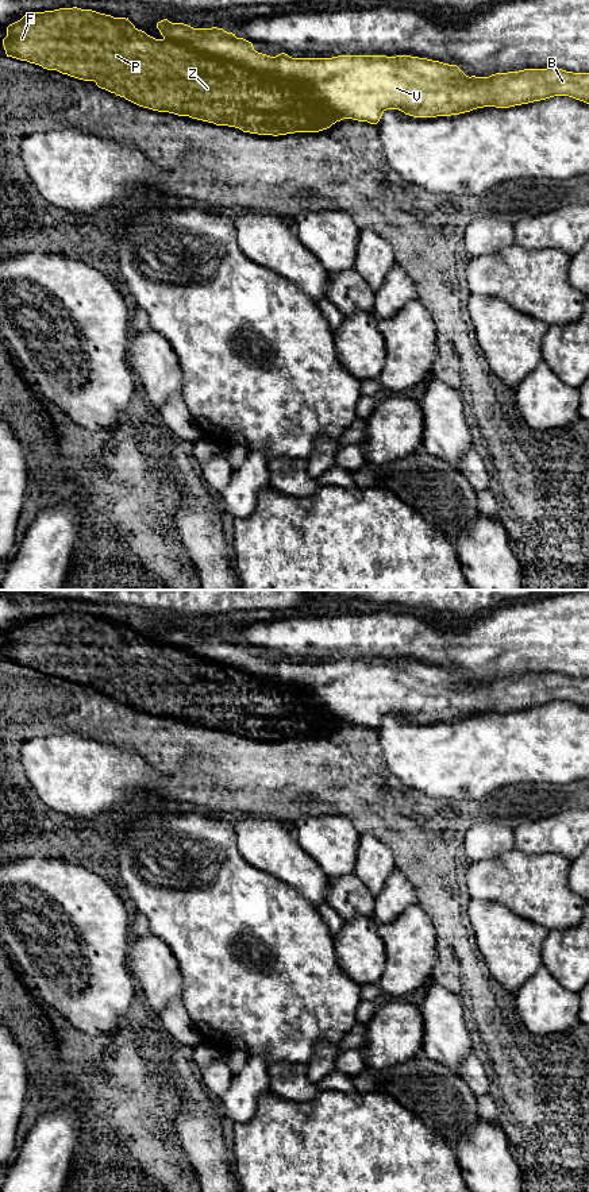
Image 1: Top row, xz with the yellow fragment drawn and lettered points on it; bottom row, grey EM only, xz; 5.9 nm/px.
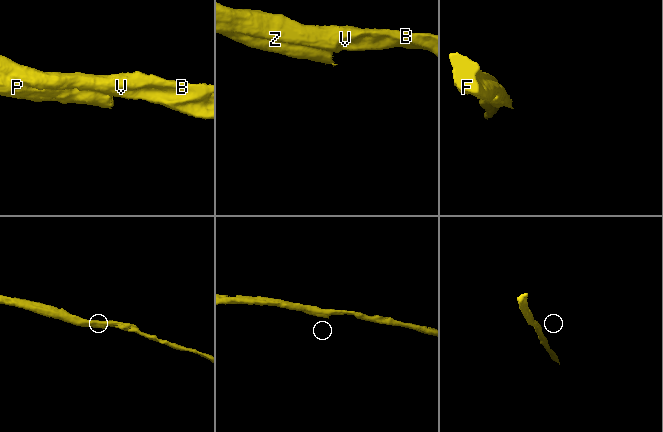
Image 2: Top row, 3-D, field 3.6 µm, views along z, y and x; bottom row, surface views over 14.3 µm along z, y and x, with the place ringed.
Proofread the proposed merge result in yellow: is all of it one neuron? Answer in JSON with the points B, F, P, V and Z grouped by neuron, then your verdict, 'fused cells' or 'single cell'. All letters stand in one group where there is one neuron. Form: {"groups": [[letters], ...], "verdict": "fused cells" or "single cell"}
{"groups": [["B", "V"], ["F", "P", "Z"]], "verdict": "fused cells"}

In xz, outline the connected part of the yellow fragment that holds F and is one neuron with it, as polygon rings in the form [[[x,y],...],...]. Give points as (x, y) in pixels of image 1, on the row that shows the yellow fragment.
[[[73,7],[27,12],[7,27],[3,46],[7,57],[95,81],[99,88],[139,107],[235,127],[243,132],[273,136],[319,132],[347,119],[292,82],[209,57],[174,40],[155,39],[138,30],[128,18],[92,9]]]

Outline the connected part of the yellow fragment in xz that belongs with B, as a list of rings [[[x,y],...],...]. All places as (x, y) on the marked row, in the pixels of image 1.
[[[168,19],[157,28],[166,40],[292,82],[342,116],[370,124],[377,124],[386,109],[436,117],[554,96],[589,104],[589,73],[547,67],[469,77],[457,65],[411,55],[270,57],[223,28],[193,28]]]

